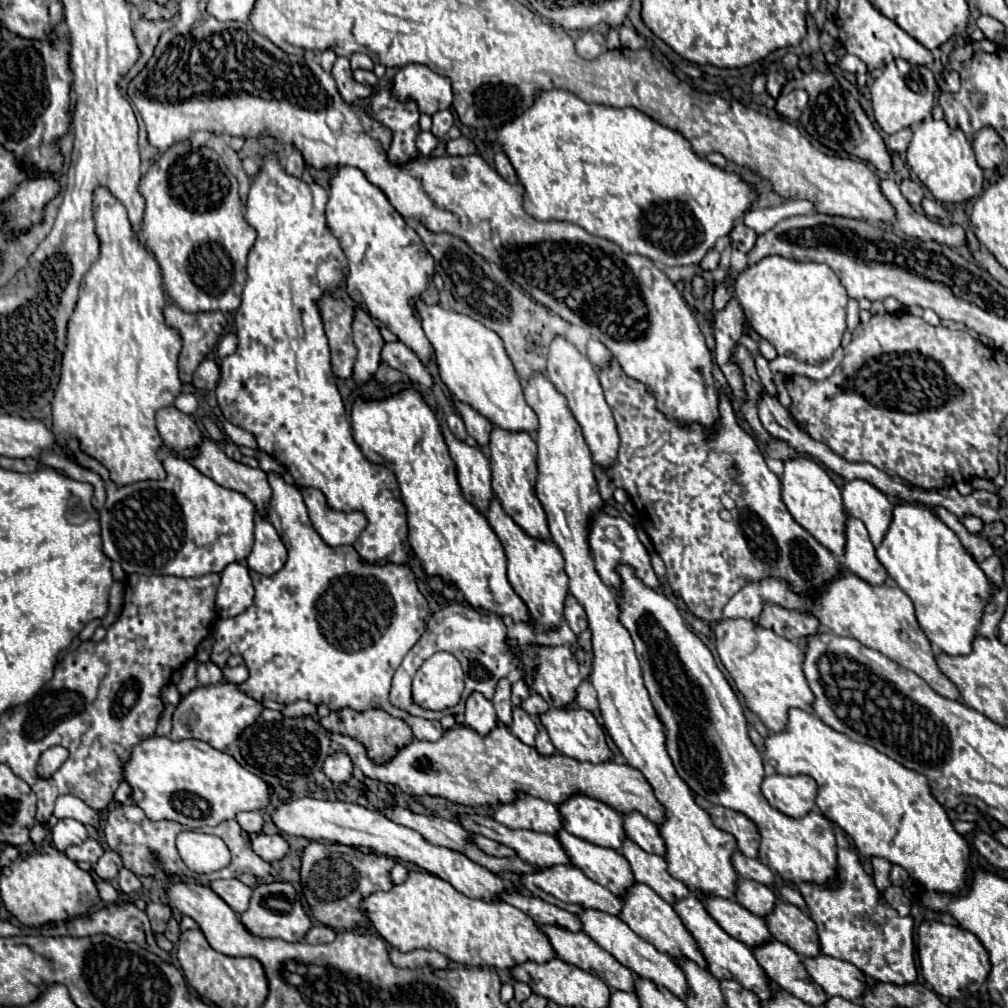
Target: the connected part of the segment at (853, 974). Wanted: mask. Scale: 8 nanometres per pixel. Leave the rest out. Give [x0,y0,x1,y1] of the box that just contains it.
[802,955,866,1001]

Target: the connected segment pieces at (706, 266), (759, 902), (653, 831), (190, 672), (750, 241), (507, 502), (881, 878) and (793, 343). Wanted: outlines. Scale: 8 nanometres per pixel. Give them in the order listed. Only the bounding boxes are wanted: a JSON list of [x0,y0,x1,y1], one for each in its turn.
[[700,249,720,271],[736,877,776,917],[622,813,664,855],[178,661,198,695],[730,221,758,253],[490,425,550,541],[872,857,890,891],[734,255,848,365]]

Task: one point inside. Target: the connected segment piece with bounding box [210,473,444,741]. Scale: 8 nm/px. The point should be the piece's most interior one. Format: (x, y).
(347, 662)

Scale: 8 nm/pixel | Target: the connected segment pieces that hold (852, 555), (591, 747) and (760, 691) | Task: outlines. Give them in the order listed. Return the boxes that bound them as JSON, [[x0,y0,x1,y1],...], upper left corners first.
[[844,517,888,585],[540,701,612,763],[712,619,814,731]]

